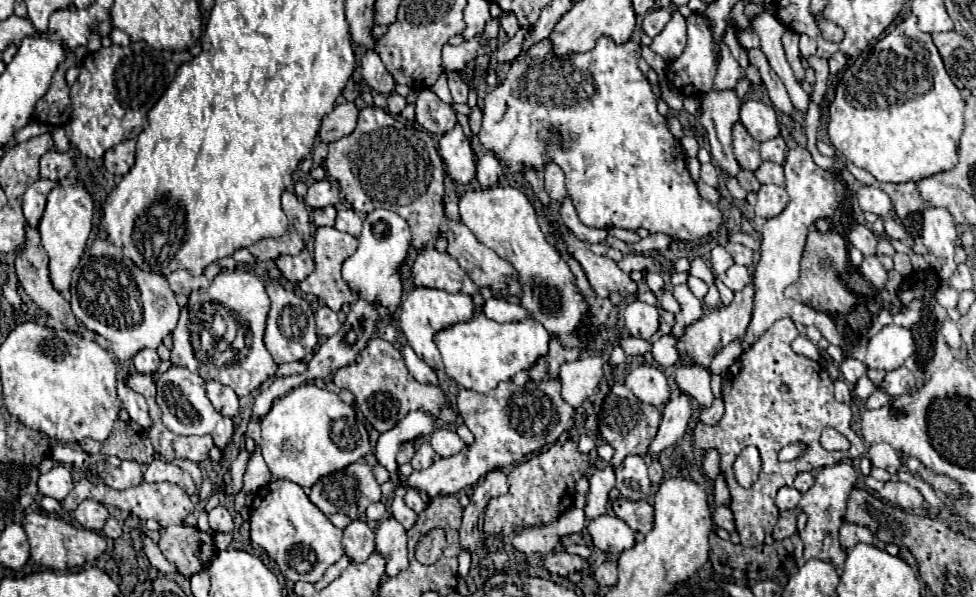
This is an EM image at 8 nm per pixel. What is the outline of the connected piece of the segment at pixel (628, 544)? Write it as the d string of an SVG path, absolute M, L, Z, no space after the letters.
M600 515L590 519L588 533L596 549L618 555L634 547L634 531L616 515Z

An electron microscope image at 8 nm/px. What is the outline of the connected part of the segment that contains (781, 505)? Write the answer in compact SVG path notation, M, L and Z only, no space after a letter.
M782 487L776 495L776 507L780 511L786 511L786 509L794 509L802 499L802 493L796 491L794 487Z

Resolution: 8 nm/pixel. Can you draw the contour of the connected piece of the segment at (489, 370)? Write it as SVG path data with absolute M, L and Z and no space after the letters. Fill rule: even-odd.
M484 313L444 327L434 335L434 343L442 355L444 375L456 385L478 393L488 393L498 387L498 383L510 381L514 373L530 369L536 359L548 351L548 341L550 333L536 319L498 323Z

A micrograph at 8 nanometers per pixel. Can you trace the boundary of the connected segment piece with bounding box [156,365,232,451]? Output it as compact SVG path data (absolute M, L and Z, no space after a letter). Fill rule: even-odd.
M170 367L166 373L162 373L156 379L156 387L158 387L158 405L162 409L162 421L164 425L178 433L178 435L212 435L214 437L214 445L224 451L224 447L230 443L232 439L232 419L230 417L222 417L220 413L214 411L212 403L206 397L206 389L204 389L206 381L196 375L190 373L184 367Z

